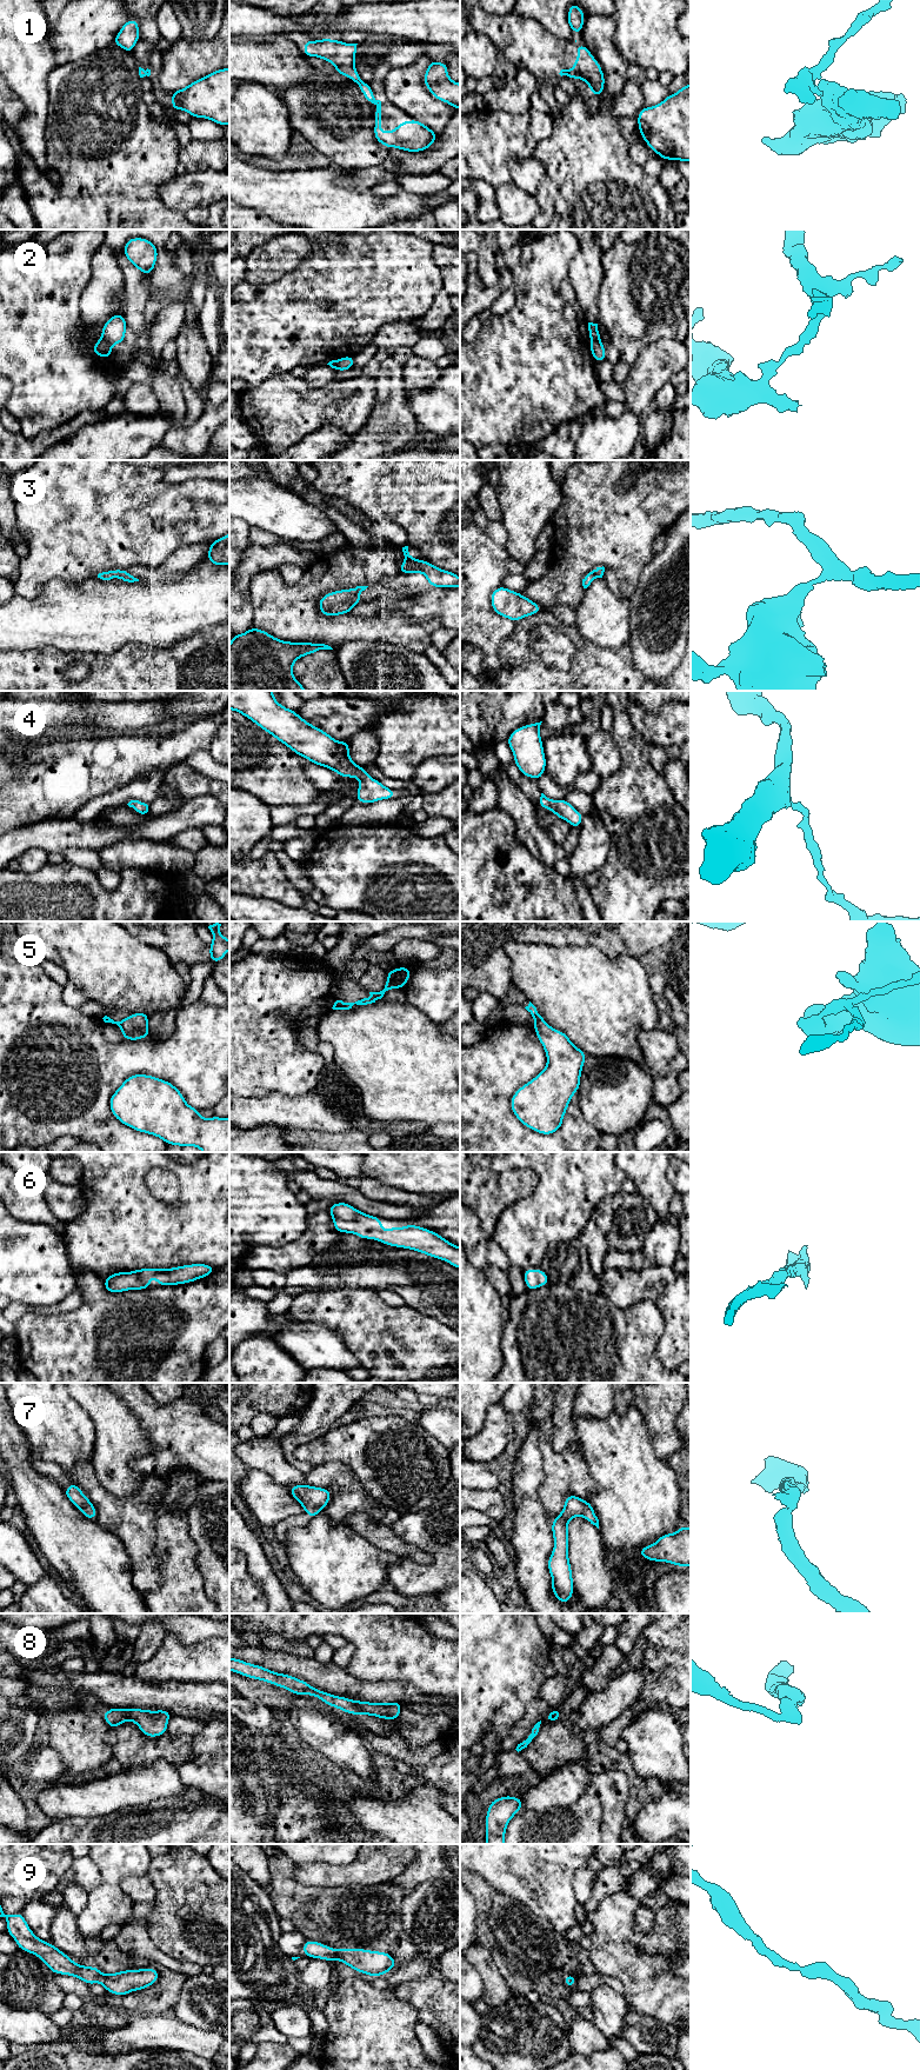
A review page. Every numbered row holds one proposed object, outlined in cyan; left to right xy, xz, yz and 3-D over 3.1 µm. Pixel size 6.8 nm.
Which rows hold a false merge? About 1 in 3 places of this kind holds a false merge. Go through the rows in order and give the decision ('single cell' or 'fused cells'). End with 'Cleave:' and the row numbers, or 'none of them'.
1: fused cells
2: fused cells
3: single cell
4: single cell
5: fused cells
6: single cell
7: single cell
8: fused cells
9: single cell
Cleave: 1, 2, 5, 8

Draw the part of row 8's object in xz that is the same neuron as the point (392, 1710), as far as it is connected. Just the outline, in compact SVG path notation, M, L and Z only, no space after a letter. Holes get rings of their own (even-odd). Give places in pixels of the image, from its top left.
M365 1700L356 1702L358 1708L362 1715L375 1716L382 1719L396 1720L400 1711L401 1703L392 1702L392 1703L371 1703Z

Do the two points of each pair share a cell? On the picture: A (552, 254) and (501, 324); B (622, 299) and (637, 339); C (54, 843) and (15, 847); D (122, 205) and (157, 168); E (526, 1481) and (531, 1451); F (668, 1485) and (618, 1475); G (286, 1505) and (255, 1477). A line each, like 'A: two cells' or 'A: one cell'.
A: one cell
B: one cell
C: one cell
D: one cell
E: one cell
F: one cell
G: one cell

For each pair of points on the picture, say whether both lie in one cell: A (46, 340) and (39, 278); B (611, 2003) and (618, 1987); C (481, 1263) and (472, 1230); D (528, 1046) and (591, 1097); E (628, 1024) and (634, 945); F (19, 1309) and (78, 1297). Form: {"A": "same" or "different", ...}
{"A": "same", "B": "different", "C": "same", "D": "different", "E": "different", "F": "same"}

